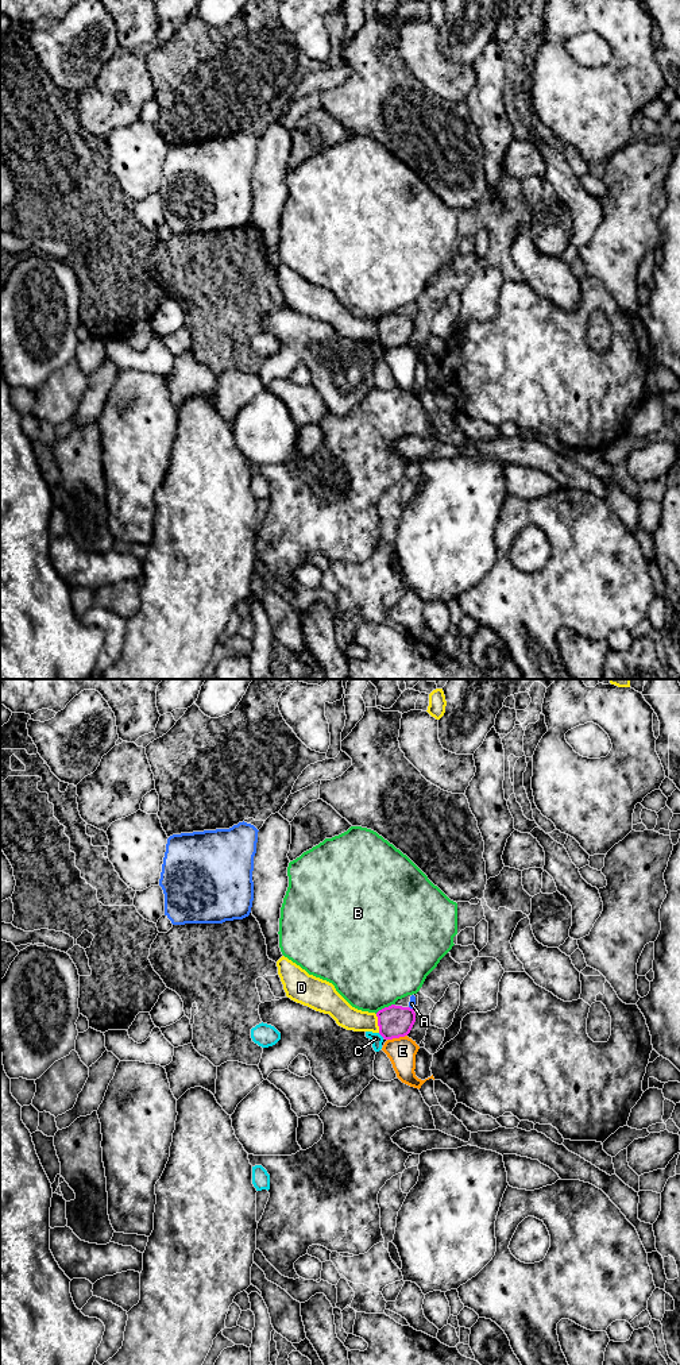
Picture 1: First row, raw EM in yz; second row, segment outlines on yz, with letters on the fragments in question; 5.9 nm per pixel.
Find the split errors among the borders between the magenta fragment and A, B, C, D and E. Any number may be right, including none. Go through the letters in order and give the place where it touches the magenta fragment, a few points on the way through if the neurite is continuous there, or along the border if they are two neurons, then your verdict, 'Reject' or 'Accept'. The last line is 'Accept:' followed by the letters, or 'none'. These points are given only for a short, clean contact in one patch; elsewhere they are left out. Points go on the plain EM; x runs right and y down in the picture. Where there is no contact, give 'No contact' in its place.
A: Touches magenta at yz (412, 317). Reject
B: Touches magenta at yz (385, 316). Reject
C: Touches magenta at yz (381, 343). Boundary: yz (378, 342), (383, 346). Reject
D: Touches magenta at yz (378, 332). Boundary: yz (375, 323), (379, 340). Reject
E: Touches magenta at yz (397, 346). Reject
Accept: none

